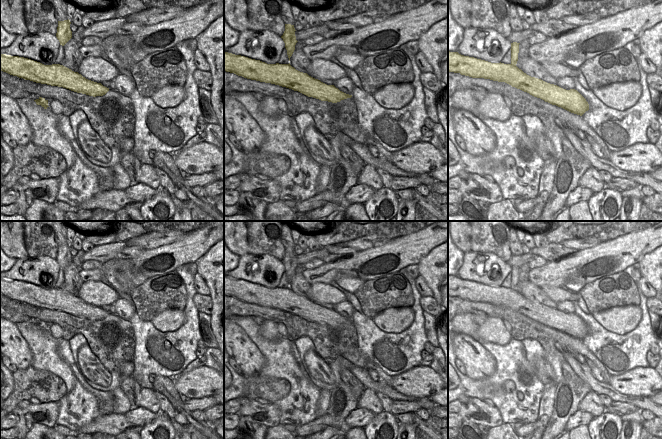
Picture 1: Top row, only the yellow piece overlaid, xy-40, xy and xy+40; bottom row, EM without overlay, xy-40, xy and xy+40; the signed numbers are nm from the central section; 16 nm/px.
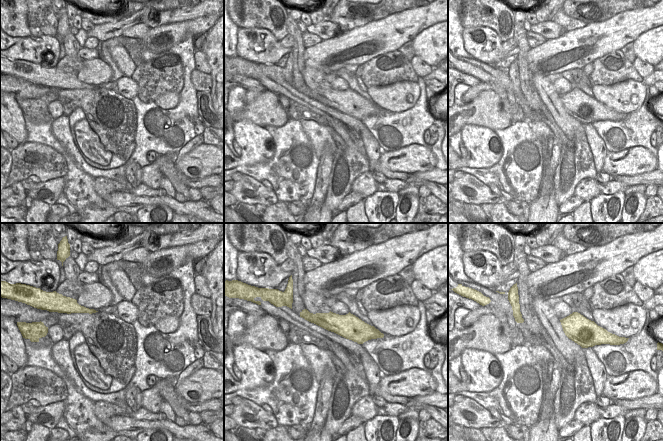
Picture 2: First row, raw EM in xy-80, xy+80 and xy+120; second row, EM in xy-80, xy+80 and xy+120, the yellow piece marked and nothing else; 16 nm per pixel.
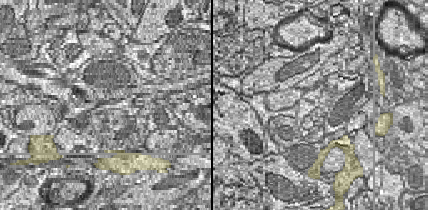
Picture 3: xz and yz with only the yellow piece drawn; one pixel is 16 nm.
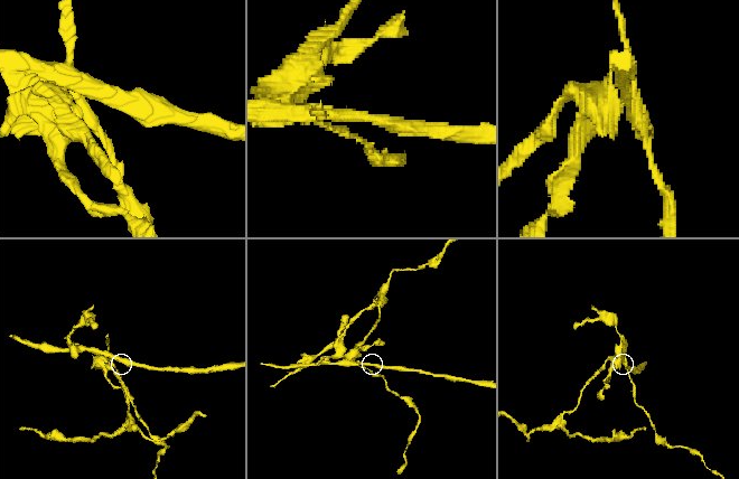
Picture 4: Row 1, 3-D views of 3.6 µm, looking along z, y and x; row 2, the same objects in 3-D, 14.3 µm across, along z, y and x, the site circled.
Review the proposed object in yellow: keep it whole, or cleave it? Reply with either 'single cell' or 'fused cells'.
fused cells

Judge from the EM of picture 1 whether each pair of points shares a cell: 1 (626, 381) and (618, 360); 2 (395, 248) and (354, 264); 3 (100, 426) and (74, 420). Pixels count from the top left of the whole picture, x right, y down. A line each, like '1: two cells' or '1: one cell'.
1: two cells
2: one cell
3: two cells

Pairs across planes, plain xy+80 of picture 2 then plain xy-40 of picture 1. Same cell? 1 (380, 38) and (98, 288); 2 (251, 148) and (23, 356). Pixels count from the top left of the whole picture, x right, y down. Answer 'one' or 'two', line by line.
1: two
2: one

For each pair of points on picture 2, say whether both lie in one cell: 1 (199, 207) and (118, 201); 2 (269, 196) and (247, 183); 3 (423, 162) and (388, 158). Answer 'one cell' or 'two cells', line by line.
1: one cell
2: one cell
3: one cell

